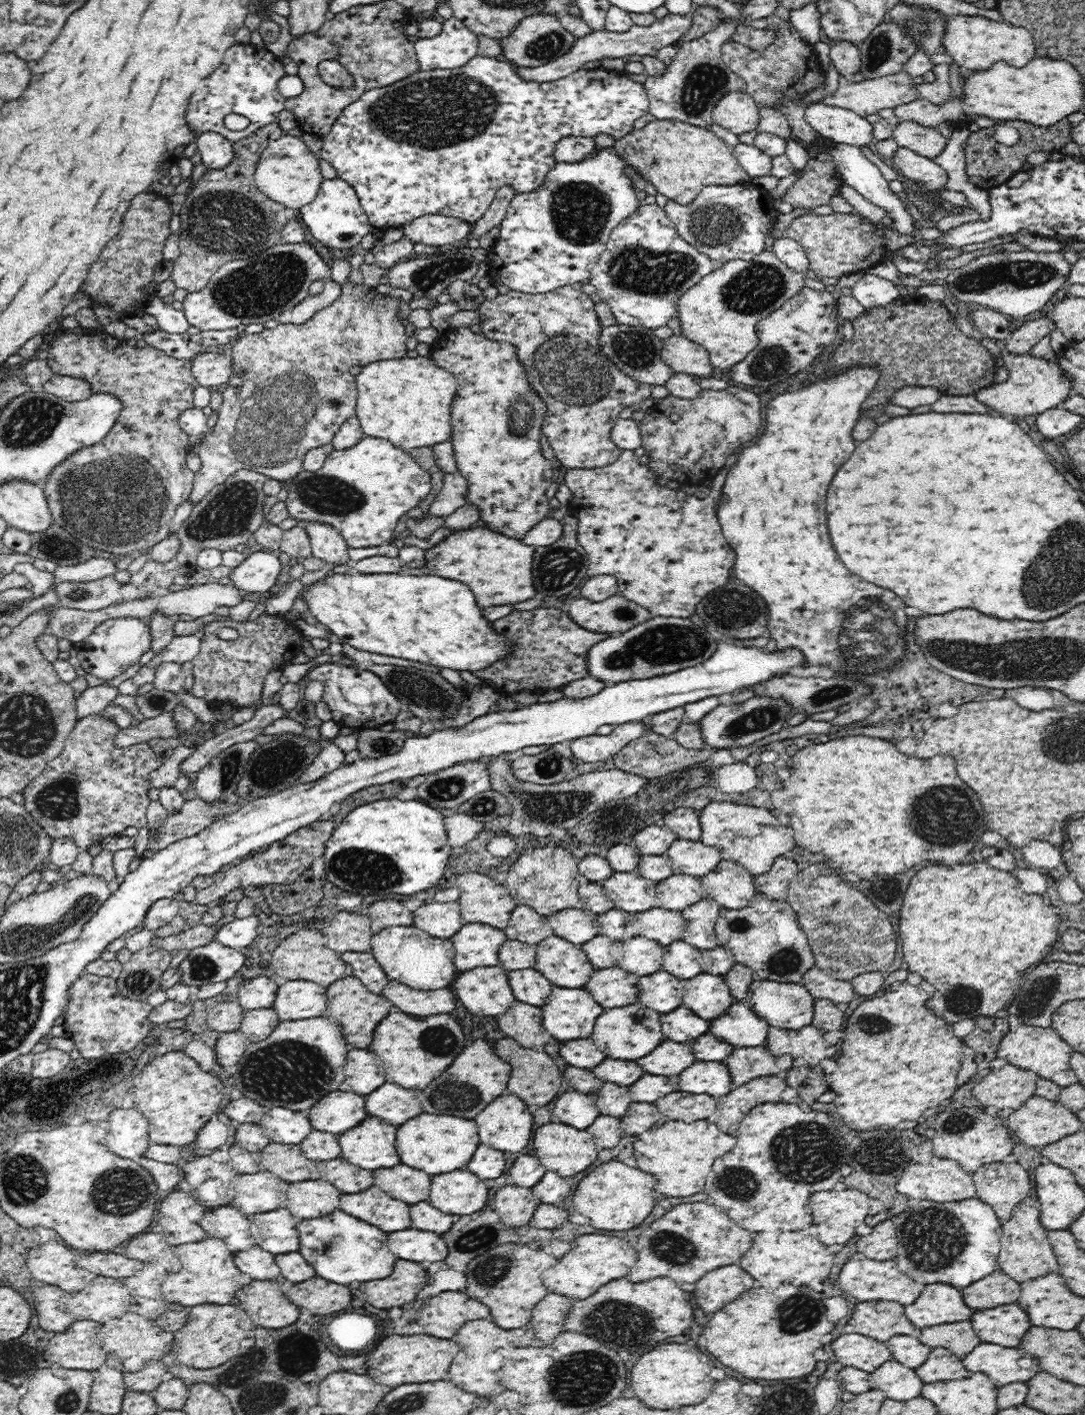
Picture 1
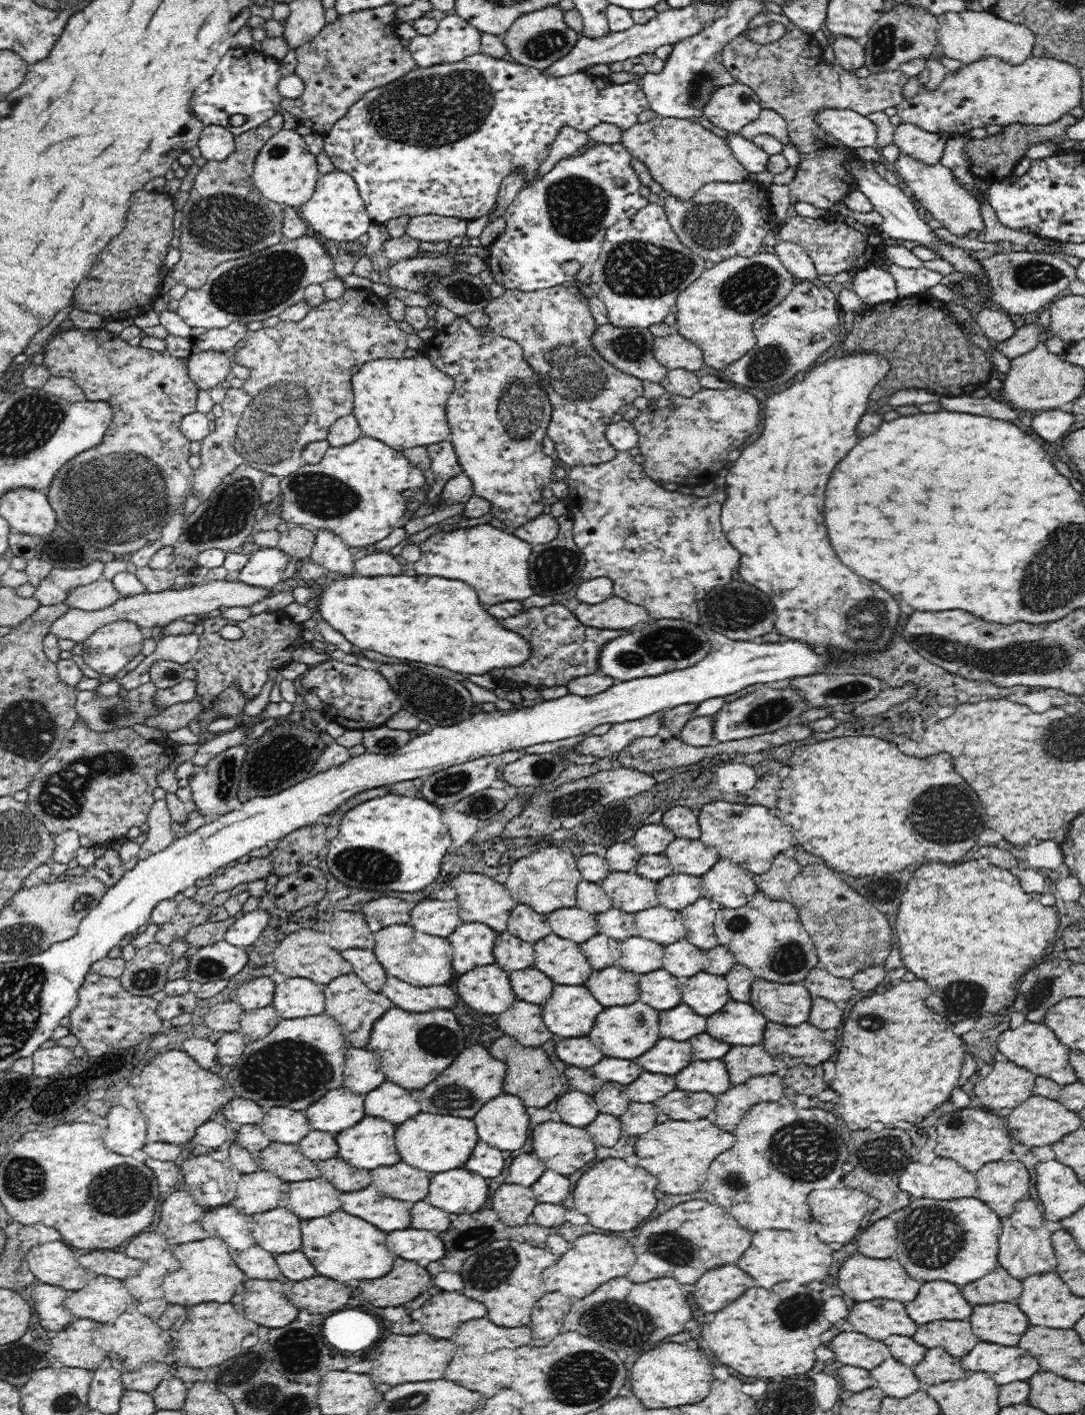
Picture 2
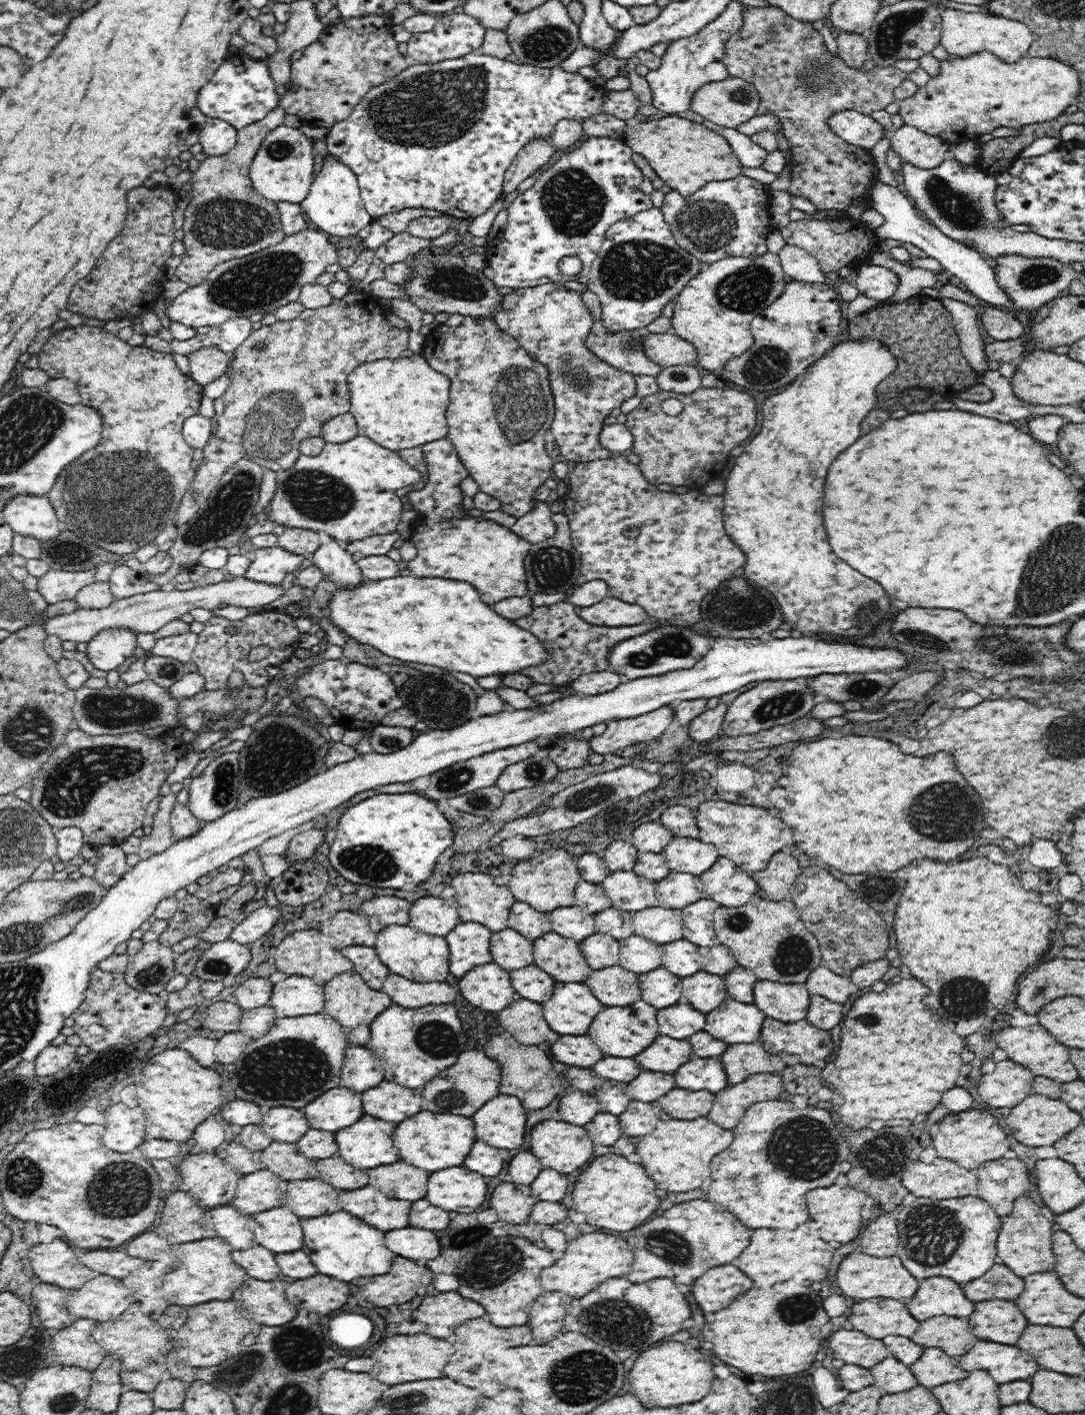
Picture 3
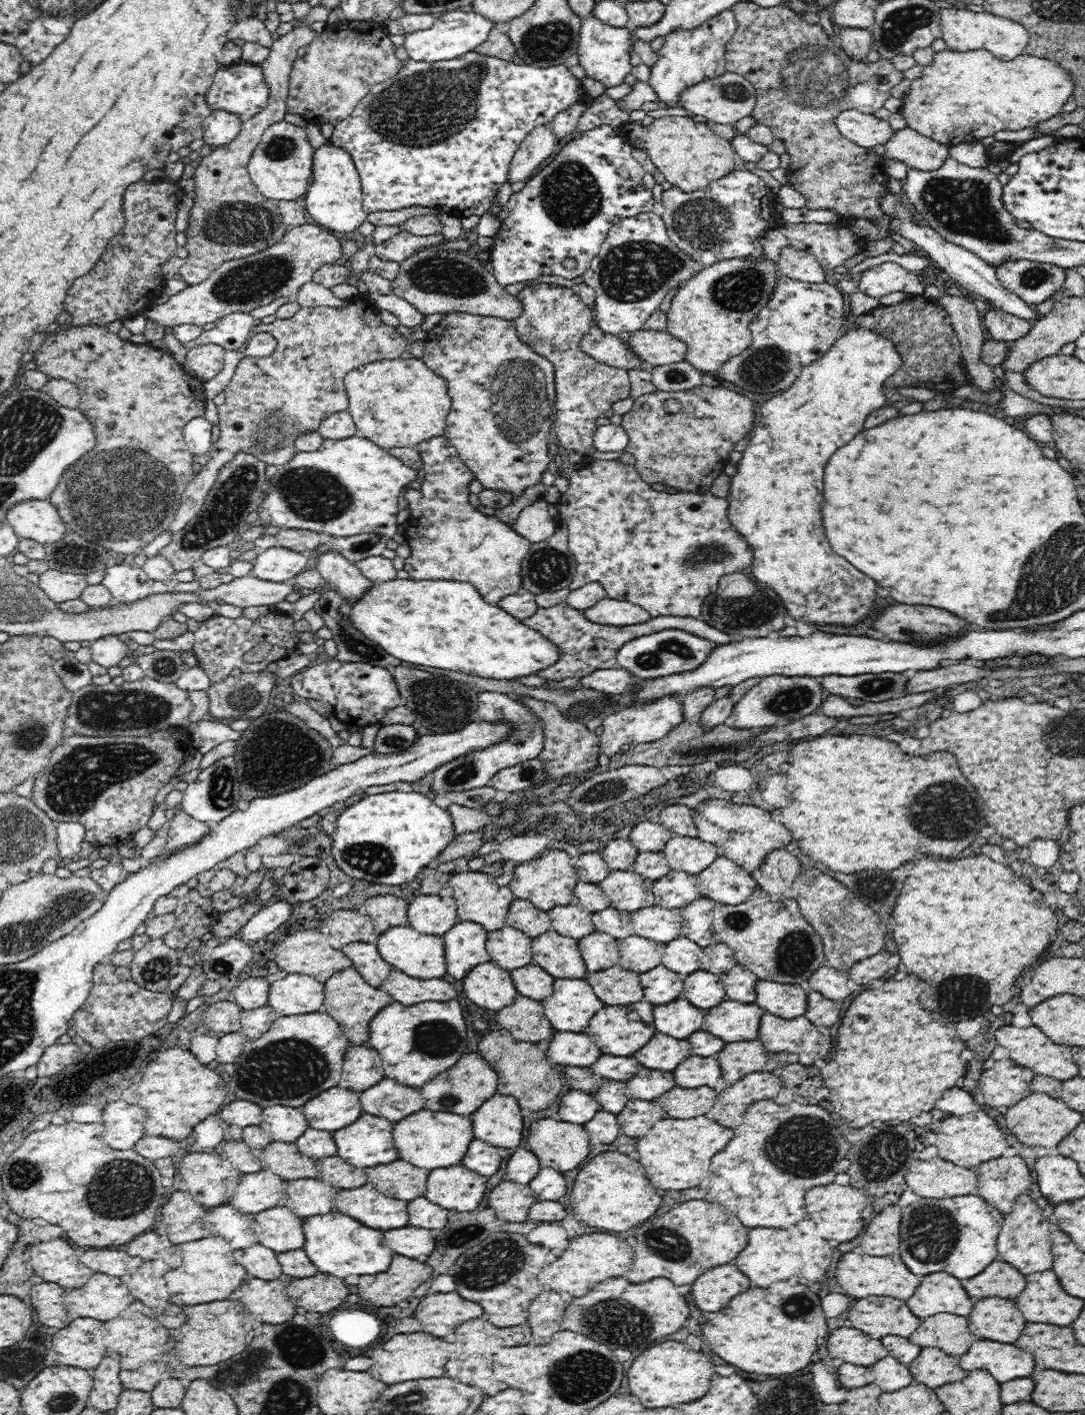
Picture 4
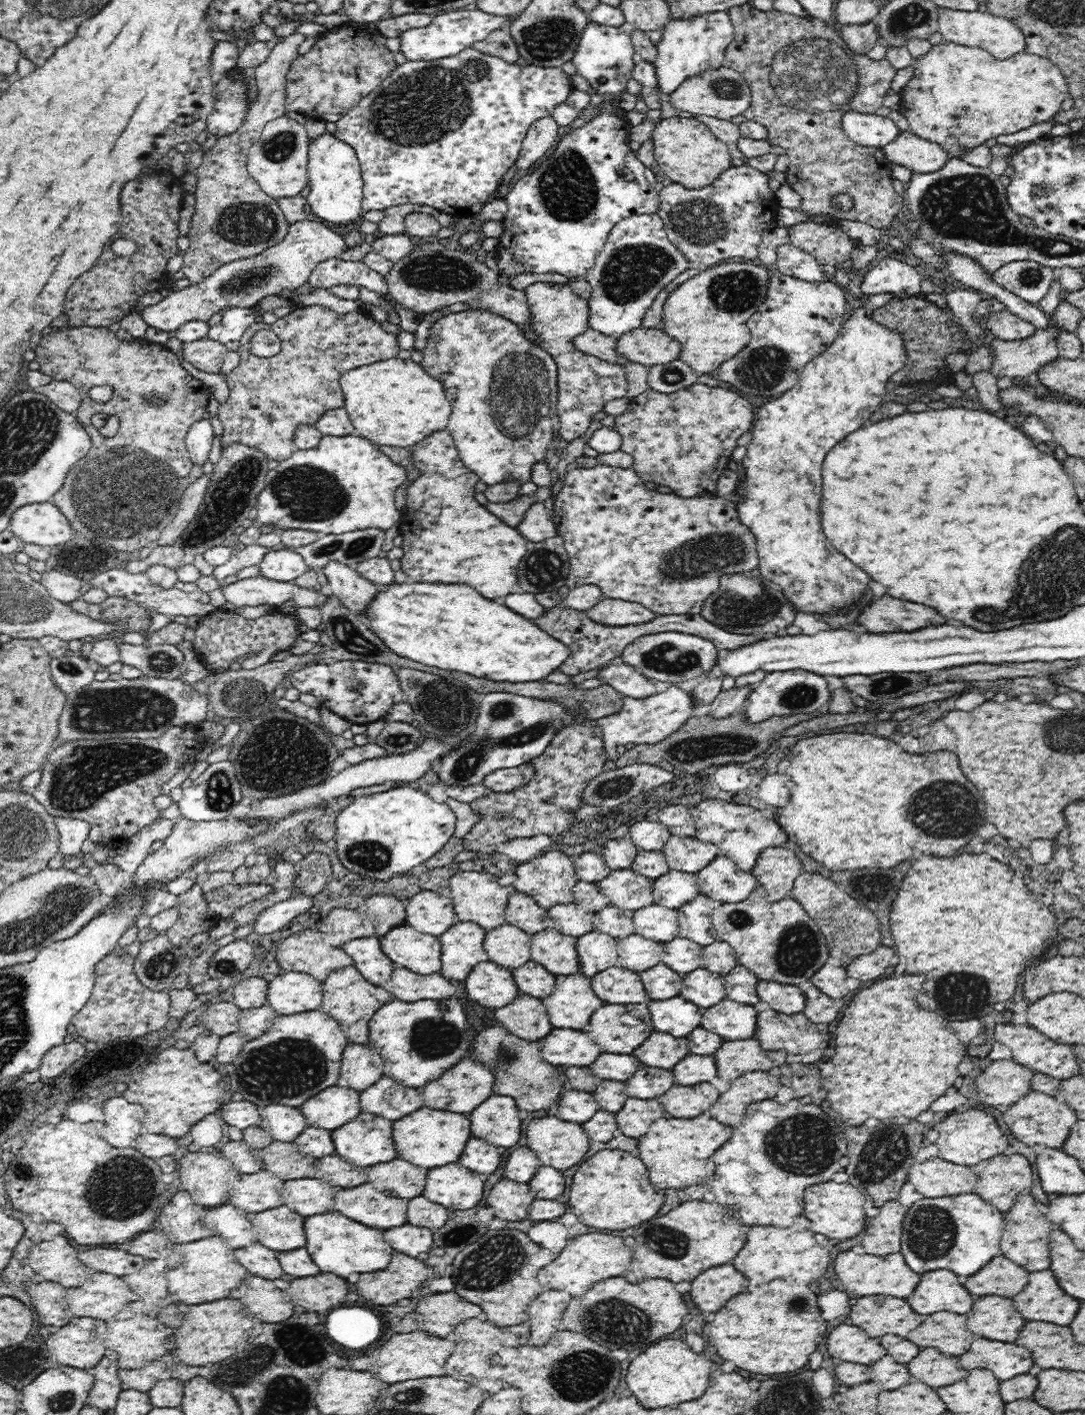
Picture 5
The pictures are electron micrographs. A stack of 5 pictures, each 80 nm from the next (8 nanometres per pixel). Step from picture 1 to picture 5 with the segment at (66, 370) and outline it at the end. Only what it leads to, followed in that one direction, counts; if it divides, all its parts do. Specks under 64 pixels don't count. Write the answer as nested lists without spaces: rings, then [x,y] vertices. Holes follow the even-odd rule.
[[[65,327],[55,330],[43,336],[35,354],[35,361],[40,363],[39,372],[56,381],[70,382],[81,392],[82,404],[74,414],[92,437],[91,450],[69,470],[64,484],[50,501],[66,516],[75,532],[92,538],[96,544],[105,544],[131,554],[136,554],[145,545],[156,545],[158,537],[165,531],[164,527],[176,516],[177,505],[181,504],[185,487],[192,481],[188,473],[193,460],[185,446],[185,439],[190,424],[207,417],[207,387],[190,376],[176,355],[164,346],[143,339],[125,342],[119,340],[107,327]],[[106,385],[112,387],[112,400],[102,404],[94,402],[88,390]],[[95,414],[118,417],[119,430],[115,436],[109,439],[101,437],[100,429],[92,424],[92,416]]]

